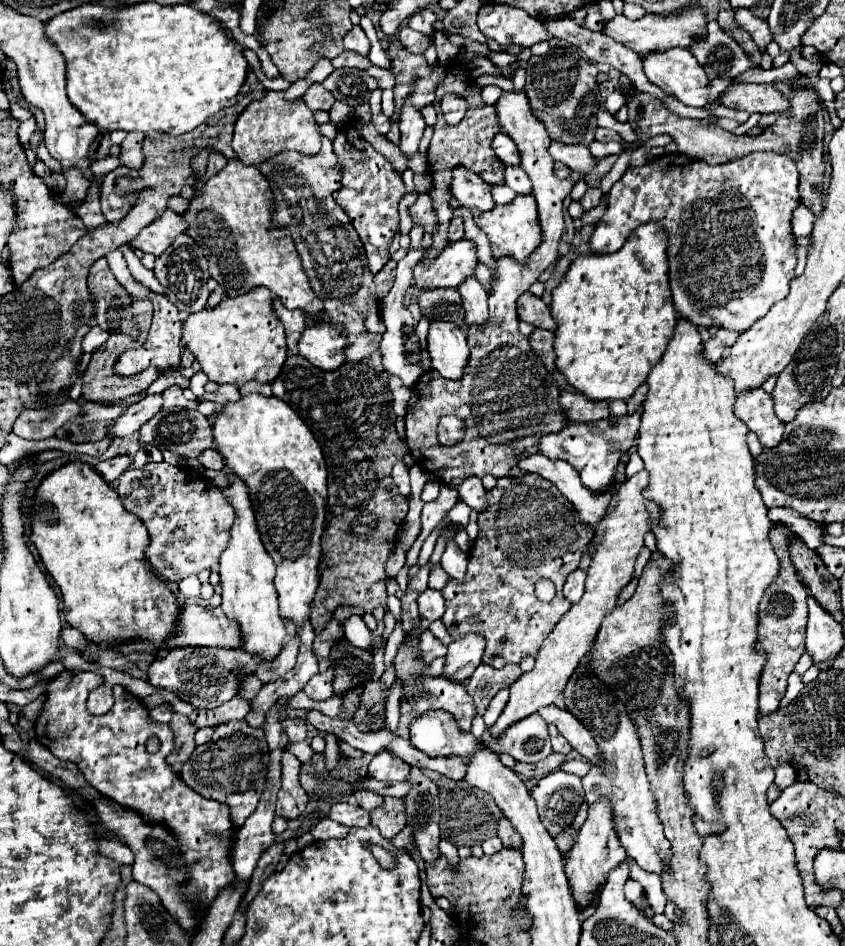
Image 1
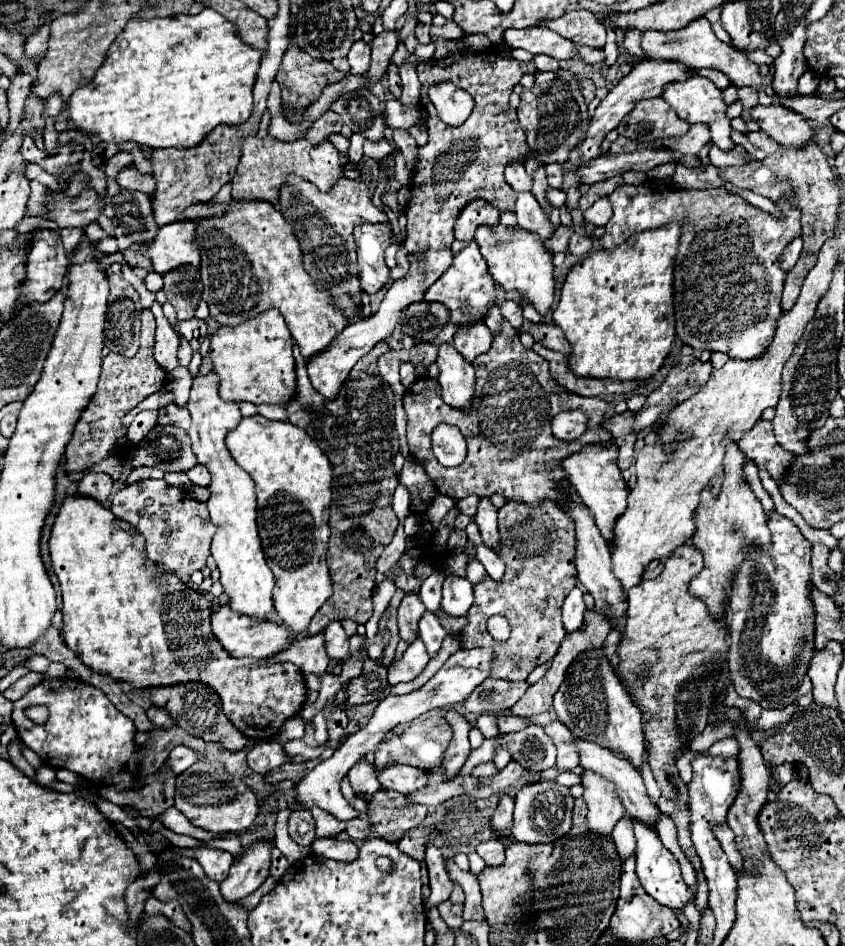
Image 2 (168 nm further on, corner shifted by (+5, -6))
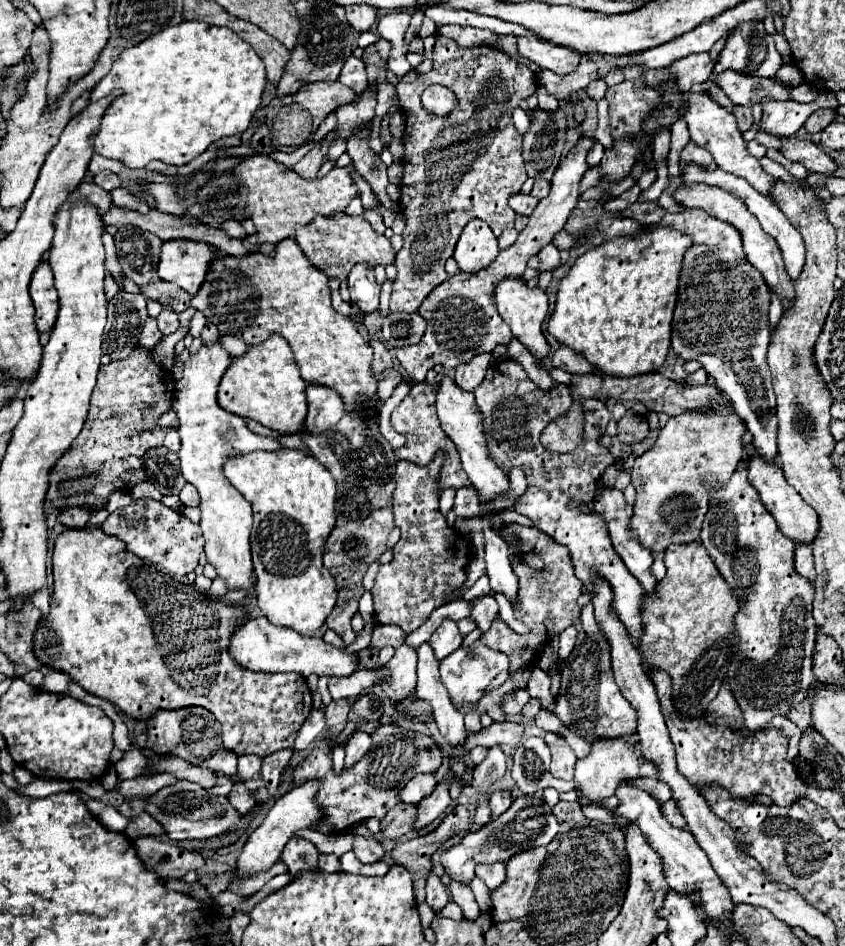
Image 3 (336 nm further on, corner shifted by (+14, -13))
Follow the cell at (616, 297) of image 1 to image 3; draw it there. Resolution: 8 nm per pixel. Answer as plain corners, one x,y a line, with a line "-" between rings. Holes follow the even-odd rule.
658,227
636,237
616,237
586,251
560,281
548,333
584,355
602,375
634,377
656,371
670,349
670,323
678,275
692,237

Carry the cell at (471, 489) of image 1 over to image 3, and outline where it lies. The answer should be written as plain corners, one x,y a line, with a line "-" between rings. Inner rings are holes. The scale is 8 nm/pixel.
480,517
482,521
482,537
484,537
484,561
486,573
490,577
492,593
504,593
510,601
514,601
518,591
518,577
512,571
508,561
508,547
506,541
492,529
490,517

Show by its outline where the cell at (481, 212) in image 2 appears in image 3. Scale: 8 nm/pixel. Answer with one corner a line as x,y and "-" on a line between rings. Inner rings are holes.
472,219
464,227
464,231
456,243
454,259
462,271
476,273
482,267
488,267
494,261
494,257
498,255
498,251
500,251
498,239
492,233
492,229
488,227
488,223
480,221
480,219

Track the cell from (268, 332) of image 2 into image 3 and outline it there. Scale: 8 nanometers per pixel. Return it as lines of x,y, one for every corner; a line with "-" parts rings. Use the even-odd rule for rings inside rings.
276,333
262,341
260,345
248,345
248,351
240,357
232,359
232,365
226,369
220,387
218,387
218,405
234,415
250,417
264,427
278,431
278,433
296,433
302,429
306,419
306,393
304,393
304,379
300,377
298,365
294,363
294,355
290,351
290,345

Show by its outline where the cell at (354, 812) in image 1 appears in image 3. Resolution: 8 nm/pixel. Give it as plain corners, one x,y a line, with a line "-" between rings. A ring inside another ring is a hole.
354,835
352,851
356,853
356,857
358,857
362,863
380,861
382,855
384,855
384,849
382,849
380,841
376,841
376,839
366,839
366,837
362,837
362,835

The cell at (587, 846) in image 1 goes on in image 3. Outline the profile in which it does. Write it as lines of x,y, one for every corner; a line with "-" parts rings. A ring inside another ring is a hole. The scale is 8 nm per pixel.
635,733
632,737
626,739
600,739
592,743
592,751
586,759
576,761
576,773
574,781
578,785
578,793
590,803
590,805
602,805
606,797
612,797
618,783
622,779
634,779
634,777
656,777
656,765
650,761
640,761
636,757
635,745
639,742
639,736

